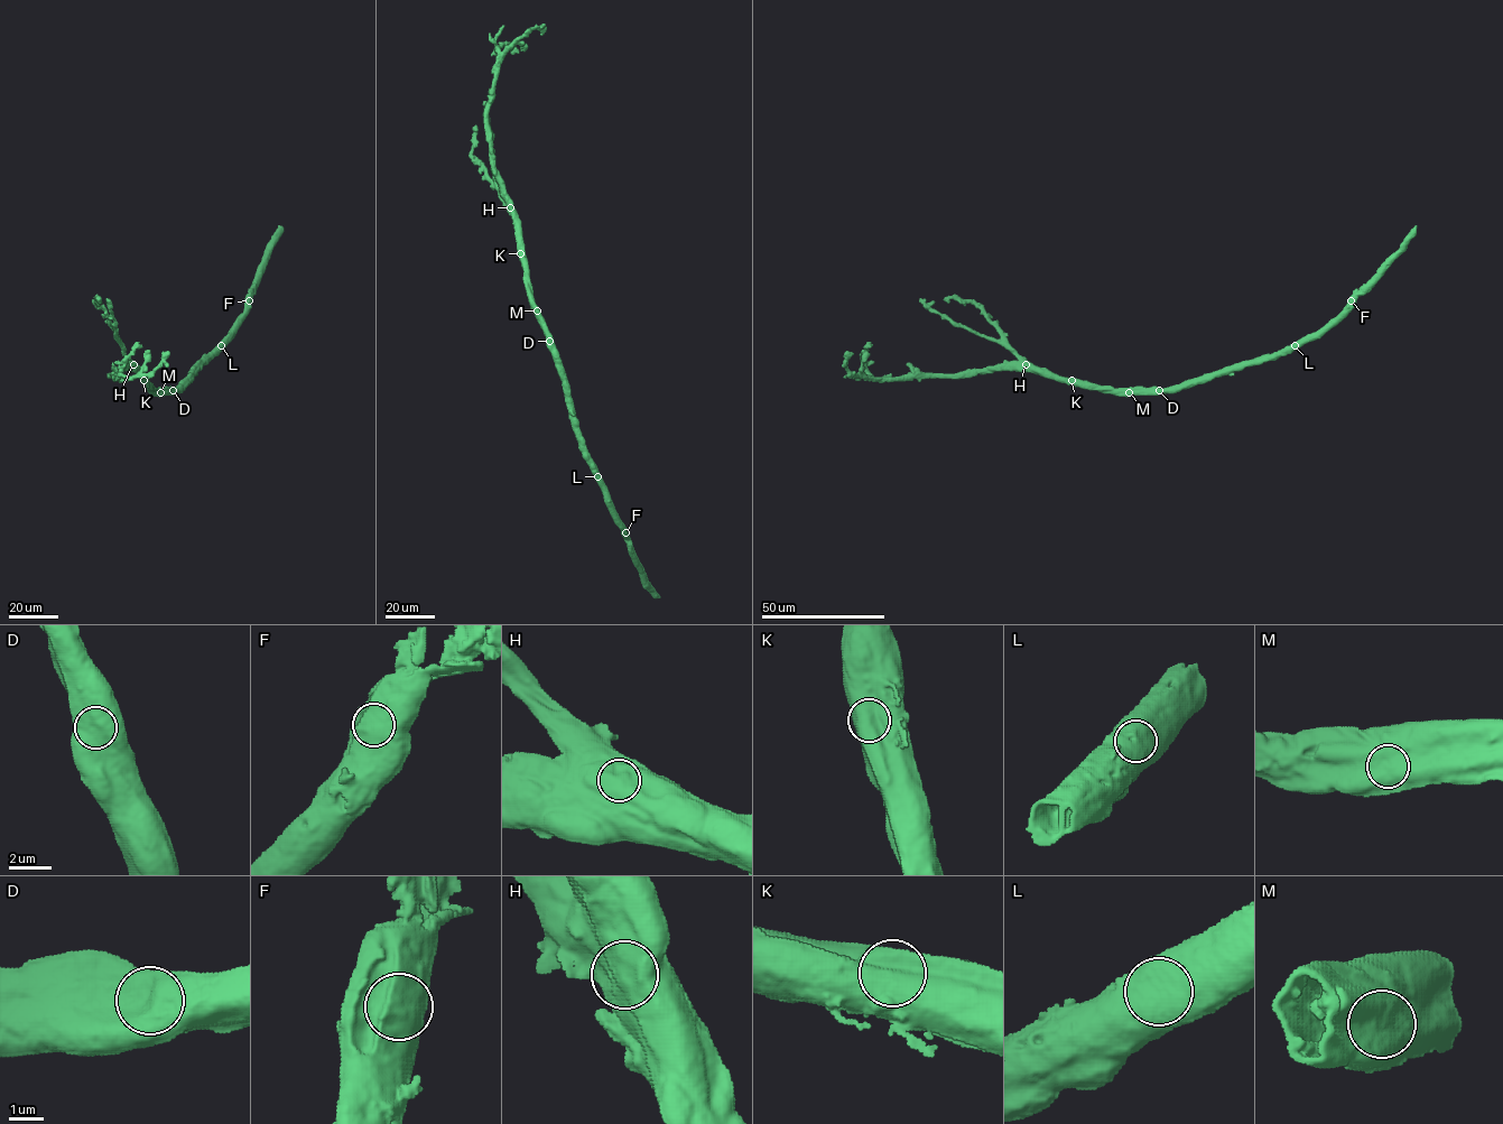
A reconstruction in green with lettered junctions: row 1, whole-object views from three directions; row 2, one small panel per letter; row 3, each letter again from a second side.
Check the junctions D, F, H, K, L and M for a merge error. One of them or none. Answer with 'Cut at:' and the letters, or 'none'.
Cut at: none

